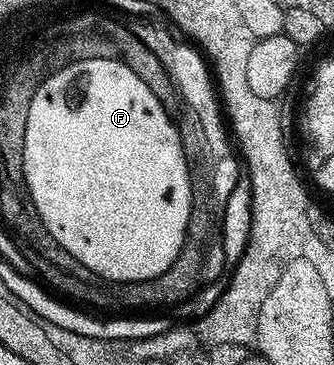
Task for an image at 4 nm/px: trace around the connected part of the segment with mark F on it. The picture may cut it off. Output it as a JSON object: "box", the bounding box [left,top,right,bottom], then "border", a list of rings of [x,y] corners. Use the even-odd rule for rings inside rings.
{"box":[24,63,190,283],"border":[[[101,63],[68,65],[64,73],[56,73],[55,79],[44,81],[36,107],[32,109],[32,125],[28,127],[28,135],[24,137],[26,171],[30,171],[30,187],[34,187],[34,199],[38,199],[42,215],[46,215],[46,223],[50,223],[58,239],[62,239],[62,243],[66,243],[66,247],[70,247],[70,251],[74,251],[74,255],[82,259],[82,263],[90,263],[90,267],[94,267],[94,271],[102,271],[102,275],[114,275],[114,279],[131,279],[134,283],[160,277],[169,269],[172,261],[176,261],[184,245],[190,204],[190,200],[186,198],[186,167],[182,167],[182,151],[178,151],[184,139],[174,128],[175,120],[172,115],[162,115],[162,111],[158,111],[154,95],[150,95],[150,91],[146,91],[142,83],[128,78],[123,70]]]}

